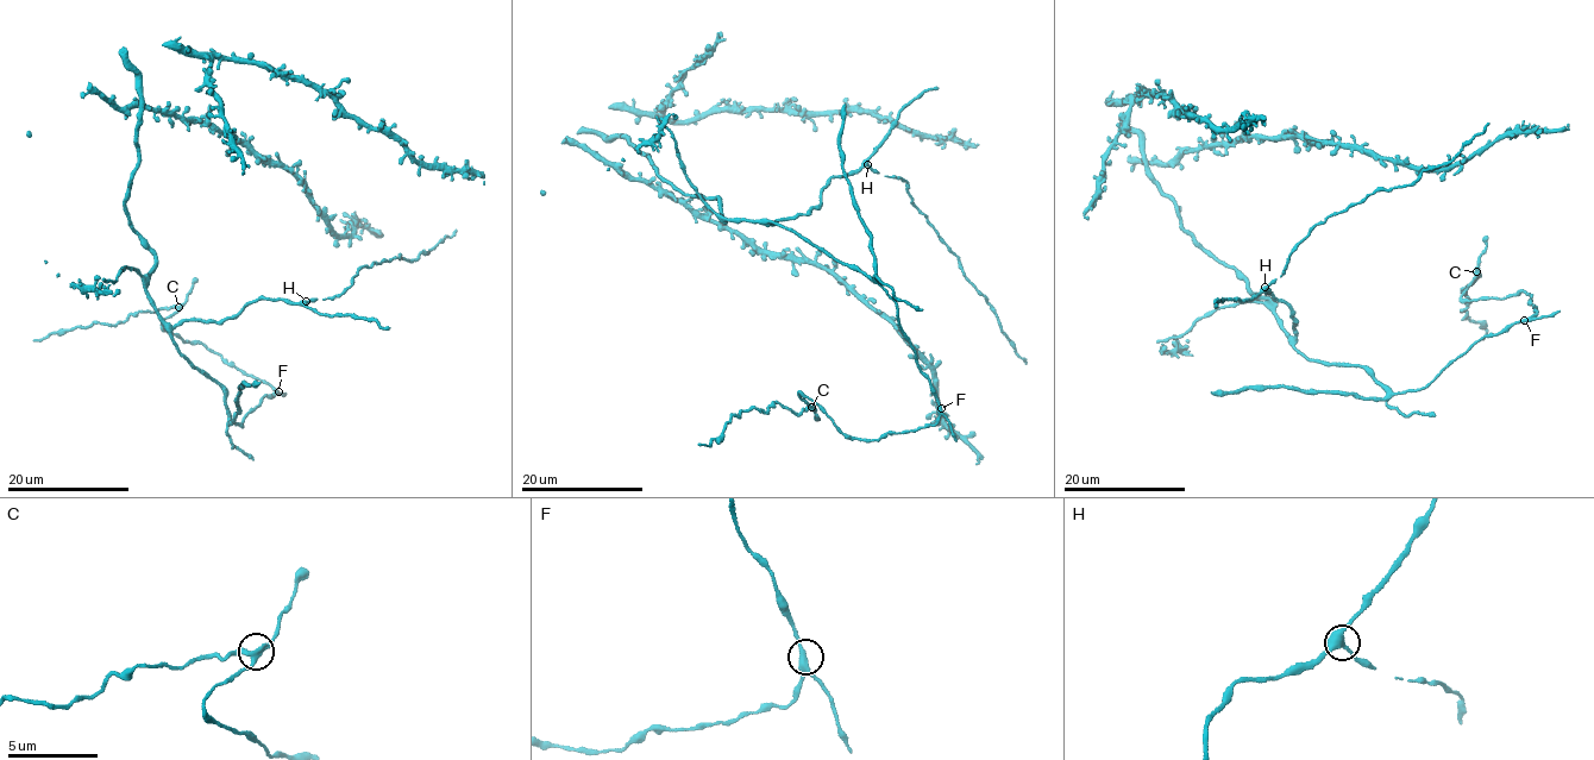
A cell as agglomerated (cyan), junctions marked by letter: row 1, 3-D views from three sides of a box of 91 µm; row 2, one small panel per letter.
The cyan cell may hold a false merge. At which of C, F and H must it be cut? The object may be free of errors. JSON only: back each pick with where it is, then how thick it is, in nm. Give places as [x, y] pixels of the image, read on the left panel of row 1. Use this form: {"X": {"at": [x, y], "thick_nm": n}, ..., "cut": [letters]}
{"C": {"at": [179, 307], "thick_nm": 300}, "cut": ["C"]}

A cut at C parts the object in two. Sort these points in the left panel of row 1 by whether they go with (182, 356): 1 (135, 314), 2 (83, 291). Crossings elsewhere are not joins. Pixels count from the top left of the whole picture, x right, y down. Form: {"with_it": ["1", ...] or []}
{"with_it": ["2"]}

